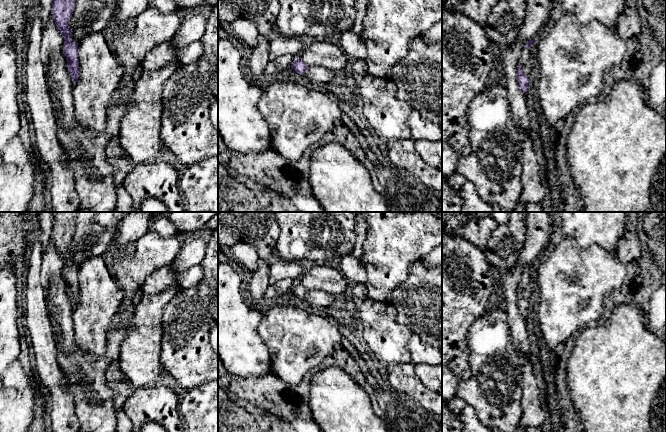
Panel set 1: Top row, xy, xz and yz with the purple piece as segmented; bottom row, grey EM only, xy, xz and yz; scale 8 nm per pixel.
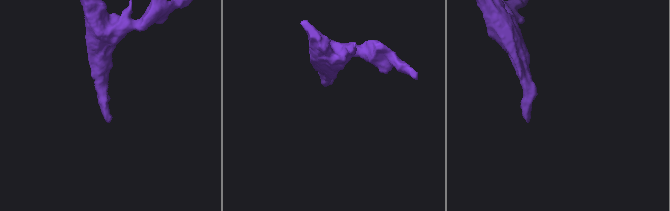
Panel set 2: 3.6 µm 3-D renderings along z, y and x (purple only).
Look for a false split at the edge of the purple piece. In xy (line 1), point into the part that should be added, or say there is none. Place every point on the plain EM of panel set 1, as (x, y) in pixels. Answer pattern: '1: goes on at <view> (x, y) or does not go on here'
1: does not go on here

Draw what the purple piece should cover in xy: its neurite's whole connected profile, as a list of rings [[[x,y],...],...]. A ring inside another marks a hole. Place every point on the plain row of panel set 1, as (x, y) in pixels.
[[[54,212],[51,235],[55,248],[64,263],[63,278],[66,281],[68,295],[70,301],[72,302],[73,308],[75,308],[79,302],[80,292],[78,284],[78,267],[71,262],[72,253],[69,251],[69,245],[74,235],[76,226],[75,217],[78,213],[79,212]]]

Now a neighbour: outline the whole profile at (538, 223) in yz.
[[[526,212],[527,233],[516,264],[497,274],[496,288],[501,295],[501,304],[506,311],[512,342],[518,354],[530,358],[531,345],[526,327],[526,318],[521,314],[517,292],[522,274],[529,264],[537,263],[550,239],[551,219],[547,212]]]

